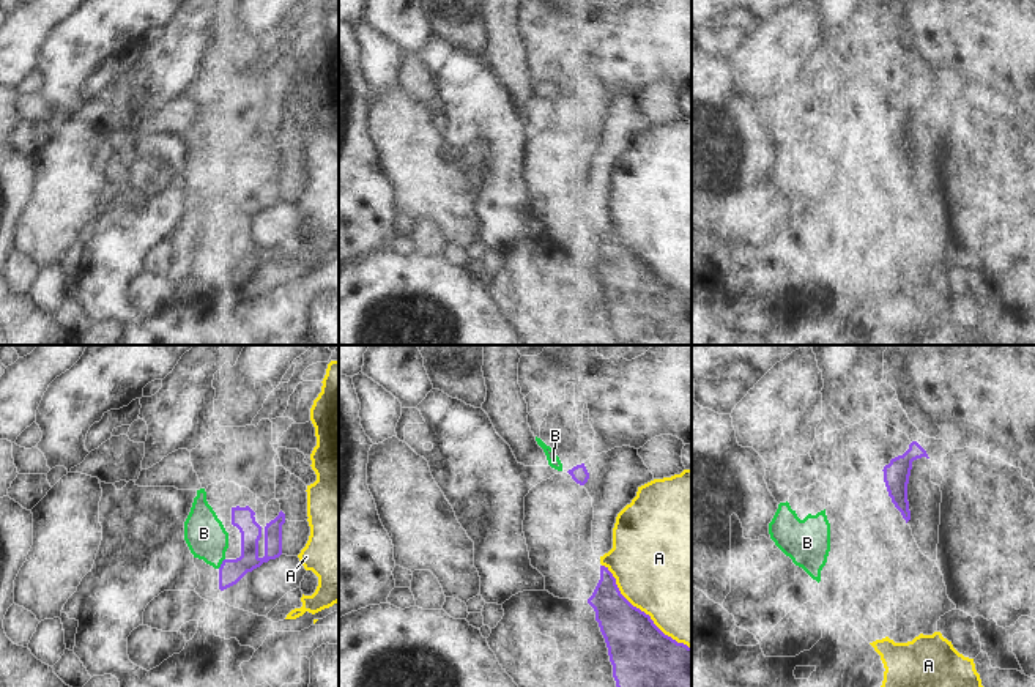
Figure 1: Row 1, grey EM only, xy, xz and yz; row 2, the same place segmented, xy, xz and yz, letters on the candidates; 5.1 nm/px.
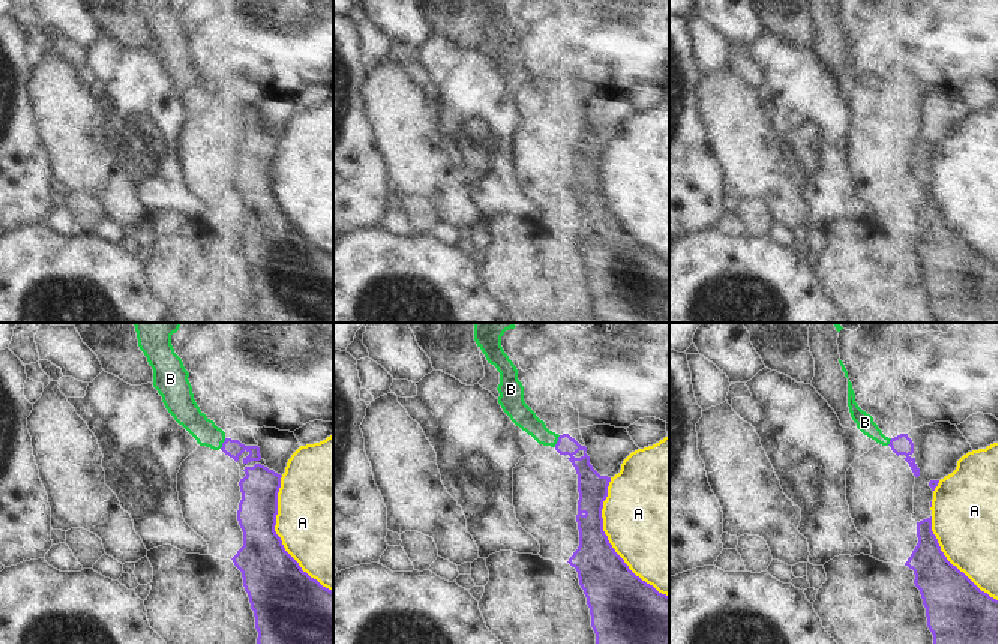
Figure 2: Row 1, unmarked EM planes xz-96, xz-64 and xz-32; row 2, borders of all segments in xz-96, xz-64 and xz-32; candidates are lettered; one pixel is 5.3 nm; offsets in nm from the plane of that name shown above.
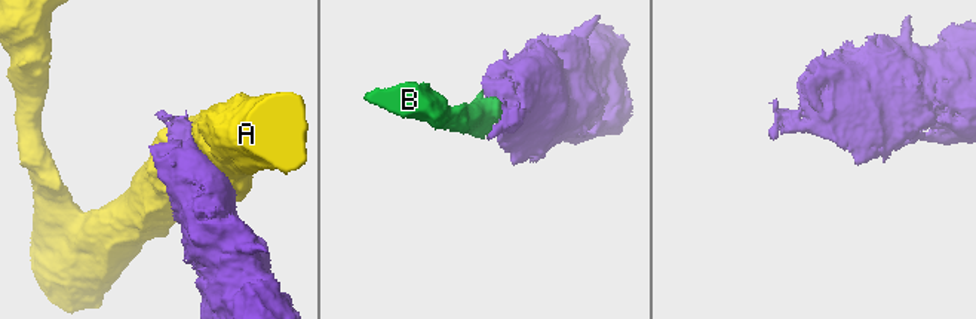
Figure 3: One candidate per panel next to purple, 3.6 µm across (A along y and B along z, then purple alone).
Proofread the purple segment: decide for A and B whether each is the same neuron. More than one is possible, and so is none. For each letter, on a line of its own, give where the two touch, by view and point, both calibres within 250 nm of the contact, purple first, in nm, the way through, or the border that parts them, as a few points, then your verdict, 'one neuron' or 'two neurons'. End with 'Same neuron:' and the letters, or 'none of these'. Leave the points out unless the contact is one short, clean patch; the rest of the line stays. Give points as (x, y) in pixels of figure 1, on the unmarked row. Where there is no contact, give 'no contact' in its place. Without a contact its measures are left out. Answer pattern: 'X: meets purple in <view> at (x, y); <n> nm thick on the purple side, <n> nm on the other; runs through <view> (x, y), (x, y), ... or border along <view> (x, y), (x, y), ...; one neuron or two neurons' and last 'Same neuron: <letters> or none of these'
A: meets purple in xz at (643, 259); 340 nm thick on the purple side, 500 nm on the other; two neurons
B: meets purple in xy at (222, 210); 120 nm thick on the purple side, 200 nm on the other; runs through xy (232, 218), (222, 210), (213, 200), (204, 180); one neuron
Same neuron: B

